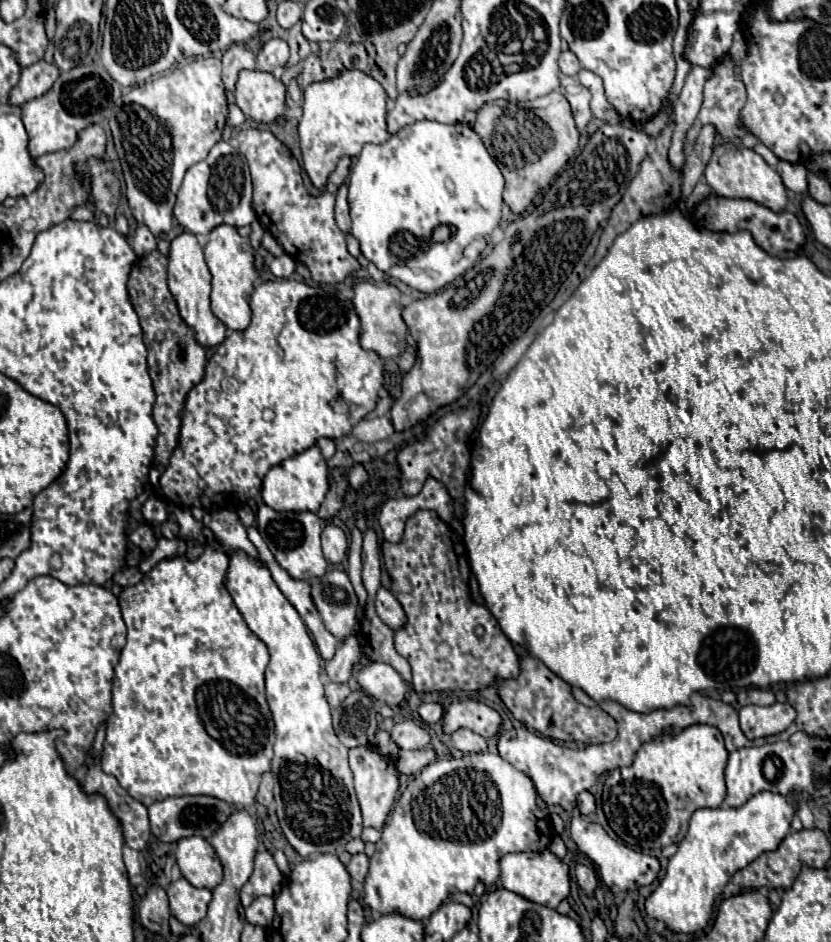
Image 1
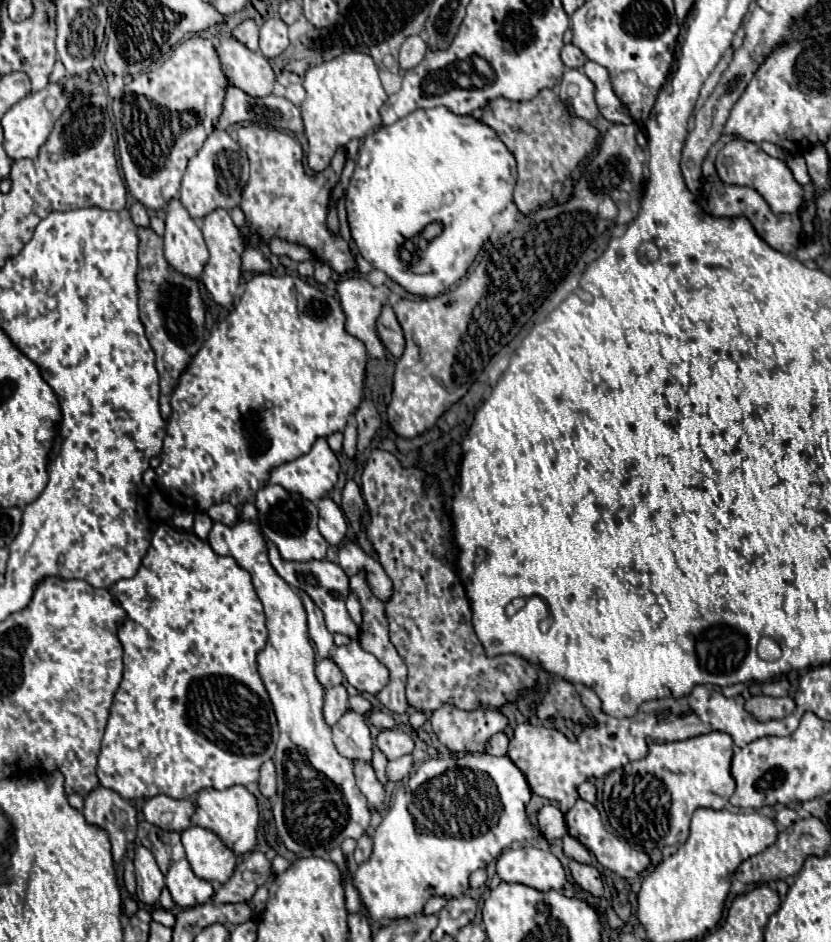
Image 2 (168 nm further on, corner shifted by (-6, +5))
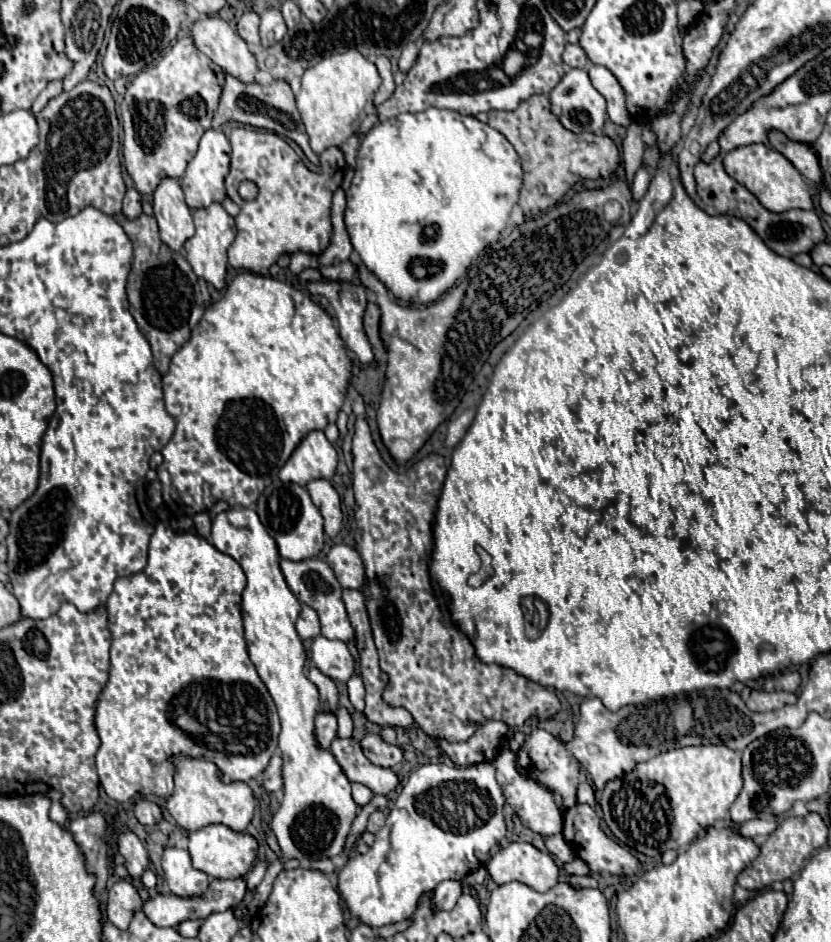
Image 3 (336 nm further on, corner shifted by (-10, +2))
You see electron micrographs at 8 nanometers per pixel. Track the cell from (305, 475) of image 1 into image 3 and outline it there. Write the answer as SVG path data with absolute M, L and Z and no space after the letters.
M312 430L300 440L288 462L282 466L280 480L304 486L314 478L332 478L336 464L338 454L334 446L326 440L324 432Z

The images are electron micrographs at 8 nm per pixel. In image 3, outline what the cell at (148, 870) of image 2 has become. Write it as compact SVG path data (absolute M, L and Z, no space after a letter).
M118 832L118 852L124 856L124 866L134 880L140 880L142 872L148 868L148 852L134 832Z

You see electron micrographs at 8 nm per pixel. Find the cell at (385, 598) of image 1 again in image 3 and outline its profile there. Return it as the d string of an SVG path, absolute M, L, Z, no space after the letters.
M336 544L326 554L326 562L332 568L342 588L360 588L364 580L364 566L356 550L346 544Z

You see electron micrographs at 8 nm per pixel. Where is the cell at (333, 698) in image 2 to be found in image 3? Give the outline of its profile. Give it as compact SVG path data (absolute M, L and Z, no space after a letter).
M318 712L314 718L314 738L322 750L328 750L336 738L336 716L330 712Z

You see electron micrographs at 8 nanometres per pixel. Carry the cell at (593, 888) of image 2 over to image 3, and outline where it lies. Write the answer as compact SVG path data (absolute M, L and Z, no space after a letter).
M574 858L572 862L568 862L568 864L564 864L564 870L568 872L568 874L590 874L590 868L586 866L586 862L582 862L580 858Z

